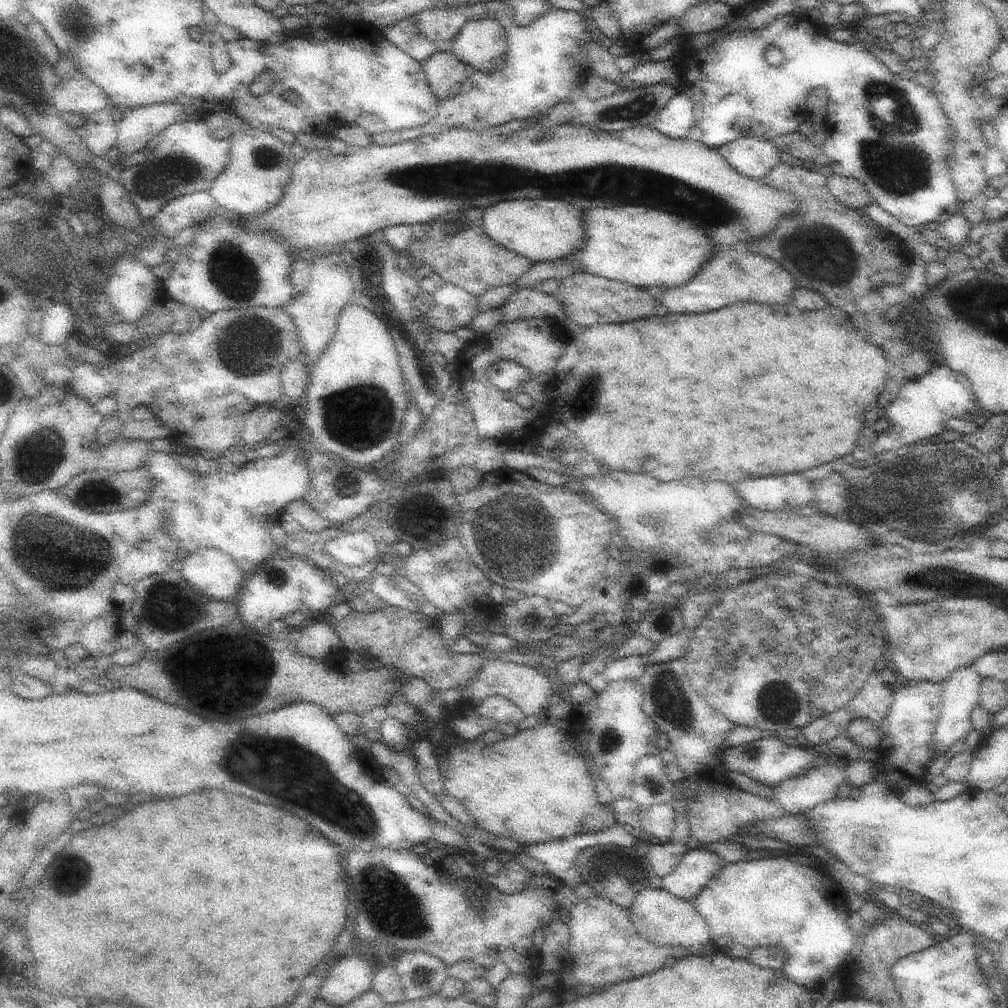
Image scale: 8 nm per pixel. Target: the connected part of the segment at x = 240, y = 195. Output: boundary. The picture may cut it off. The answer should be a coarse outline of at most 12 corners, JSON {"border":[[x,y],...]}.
{"border":[[237,114],[230,162],[210,188],[217,205],[250,218],[284,198],[297,164],[290,145]]}

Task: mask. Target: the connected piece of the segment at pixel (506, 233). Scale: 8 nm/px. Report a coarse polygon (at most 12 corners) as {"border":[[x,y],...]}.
{"border":[[556,198],[499,201],[482,228],[533,264],[584,246],[584,210]]}

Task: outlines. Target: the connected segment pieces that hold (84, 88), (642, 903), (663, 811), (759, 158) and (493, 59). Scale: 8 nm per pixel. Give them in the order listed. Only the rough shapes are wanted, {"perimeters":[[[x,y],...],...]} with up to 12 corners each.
{"perimeters":[[[79,71],[57,82],[52,102],[61,114],[86,118],[111,104]],[[646,888],[630,909],[659,946],[700,953],[712,941],[693,903]],[[670,804],[641,809],[648,844],[668,843],[675,832]],[[738,136],[717,150],[734,170],[764,179],[782,162],[772,141]],[[468,20],[451,45],[471,70],[498,71],[507,55],[498,20]]]}

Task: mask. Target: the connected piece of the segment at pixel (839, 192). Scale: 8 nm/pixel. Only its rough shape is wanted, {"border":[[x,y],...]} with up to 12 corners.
{"border":[[834,173],[827,179],[834,197],[863,210],[874,202],[864,184]]}

